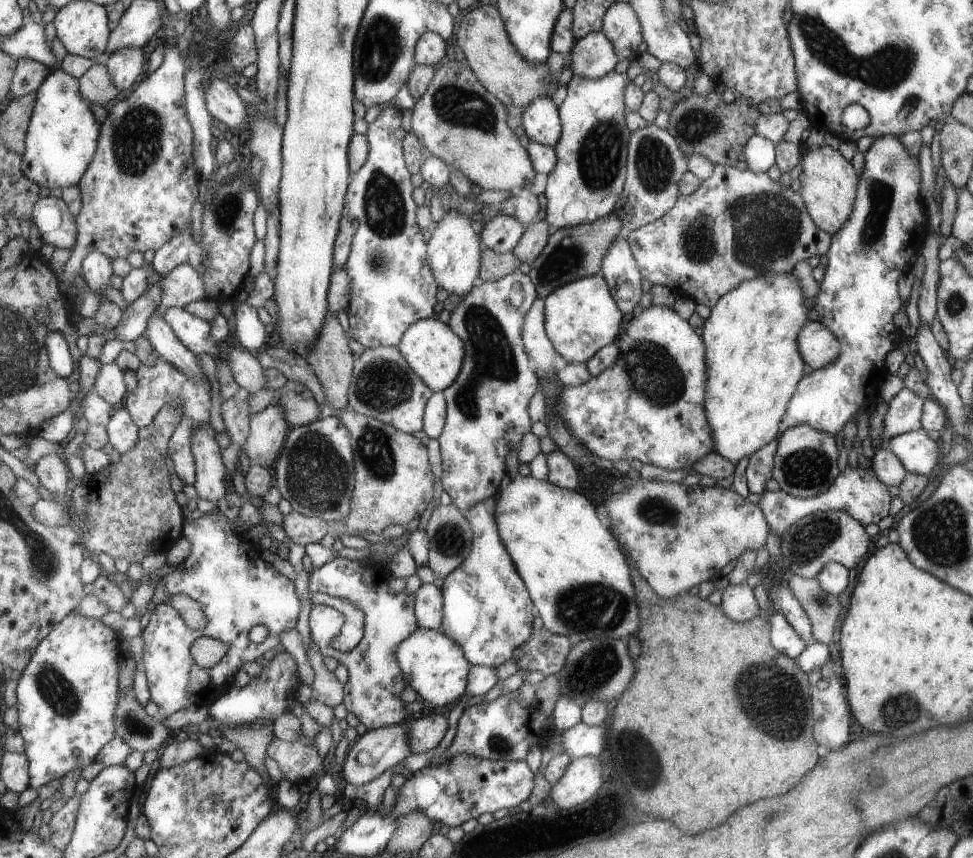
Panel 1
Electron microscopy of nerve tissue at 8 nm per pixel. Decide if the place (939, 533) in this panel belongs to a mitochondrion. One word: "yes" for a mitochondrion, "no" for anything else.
yes

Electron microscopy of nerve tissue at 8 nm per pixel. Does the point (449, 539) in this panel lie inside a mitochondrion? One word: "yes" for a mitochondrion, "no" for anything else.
yes

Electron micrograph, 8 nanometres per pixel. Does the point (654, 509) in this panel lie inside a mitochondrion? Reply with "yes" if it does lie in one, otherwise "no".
yes

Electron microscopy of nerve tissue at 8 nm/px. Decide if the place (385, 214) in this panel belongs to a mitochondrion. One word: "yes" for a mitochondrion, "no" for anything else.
yes

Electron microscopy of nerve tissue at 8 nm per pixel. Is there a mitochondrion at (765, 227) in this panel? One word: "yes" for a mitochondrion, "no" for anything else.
yes

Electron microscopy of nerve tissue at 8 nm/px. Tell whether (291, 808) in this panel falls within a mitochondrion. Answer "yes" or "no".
no

